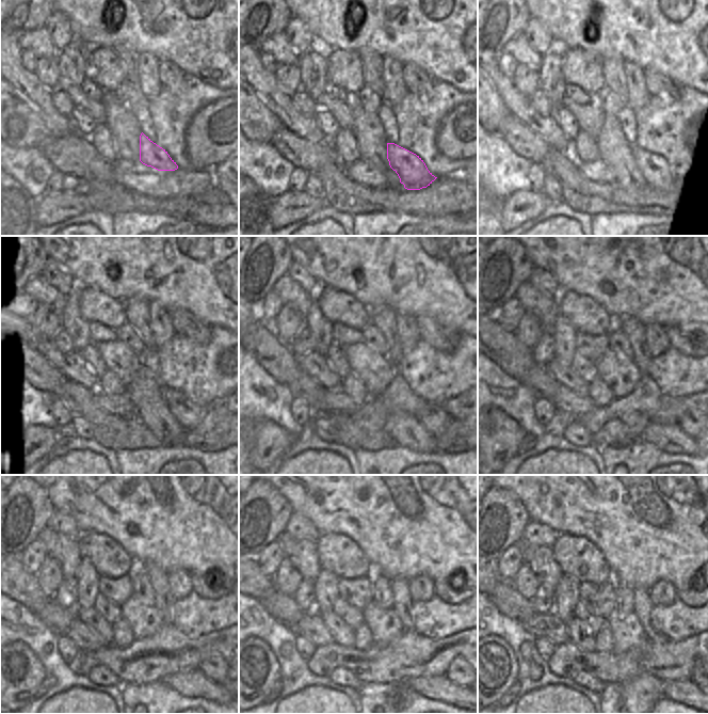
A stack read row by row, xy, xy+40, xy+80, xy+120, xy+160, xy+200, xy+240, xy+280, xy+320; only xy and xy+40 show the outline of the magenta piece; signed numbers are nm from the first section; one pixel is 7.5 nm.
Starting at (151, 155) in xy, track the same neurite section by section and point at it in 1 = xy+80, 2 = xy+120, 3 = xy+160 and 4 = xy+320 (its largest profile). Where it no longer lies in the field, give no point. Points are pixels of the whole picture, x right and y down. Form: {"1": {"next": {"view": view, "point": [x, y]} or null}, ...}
{"1": {"next": {"view": "xy+80", "point": [656, 171]}}, "2": {"next": {"view": "xy+120", "point": [189, 414]}}, "3": {"next": {"view": "xy+160", "point": [436, 419]}}, "4": {"next": {"view": "xy+320", "point": [694, 677]}}}

